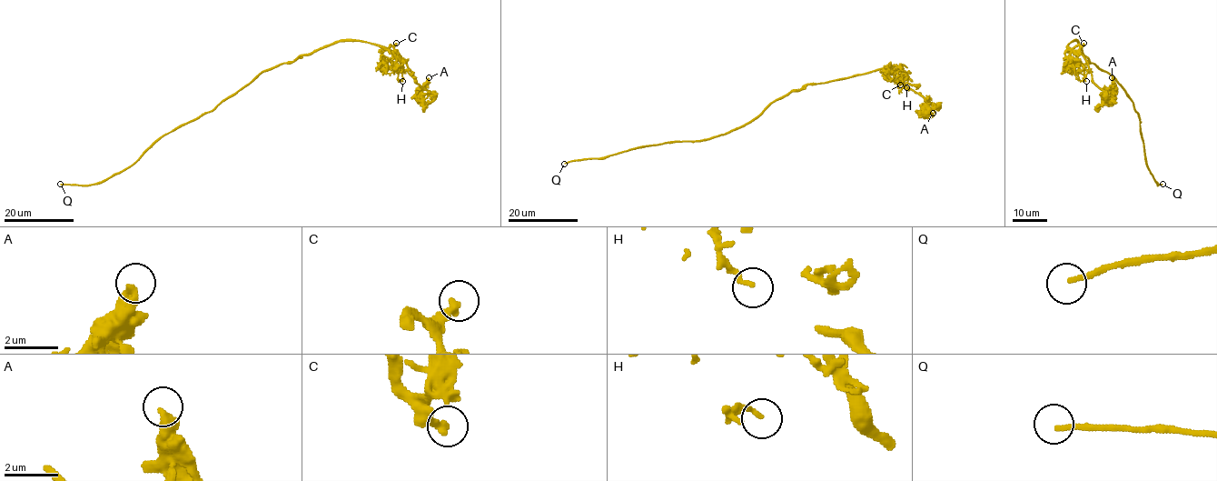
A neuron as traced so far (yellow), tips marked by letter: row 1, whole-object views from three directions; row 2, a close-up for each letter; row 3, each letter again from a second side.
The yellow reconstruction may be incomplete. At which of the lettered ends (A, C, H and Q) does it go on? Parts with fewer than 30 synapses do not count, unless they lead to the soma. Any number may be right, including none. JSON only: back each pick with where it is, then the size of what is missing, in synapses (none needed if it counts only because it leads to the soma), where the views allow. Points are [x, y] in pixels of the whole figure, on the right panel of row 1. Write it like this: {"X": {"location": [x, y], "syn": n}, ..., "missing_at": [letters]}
{"Q": {"location": [1162, 184], "syn": 35}, "missing_at": ["Q"]}

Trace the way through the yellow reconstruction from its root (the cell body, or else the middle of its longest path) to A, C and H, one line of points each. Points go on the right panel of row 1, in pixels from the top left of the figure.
A: (1106, 72), (1089, 61), (1076, 40), (1067, 45), (1084, 57), (1103, 96), (1112, 77)
C: (1106, 72), (1089, 61), (1076, 40), (1067, 45), (1073, 48), (1083, 43)
H: (1106, 72), (1090, 62), (1078, 42), (1073, 40), (1067, 45), (1066, 63), (1081, 80), (1086, 81)

